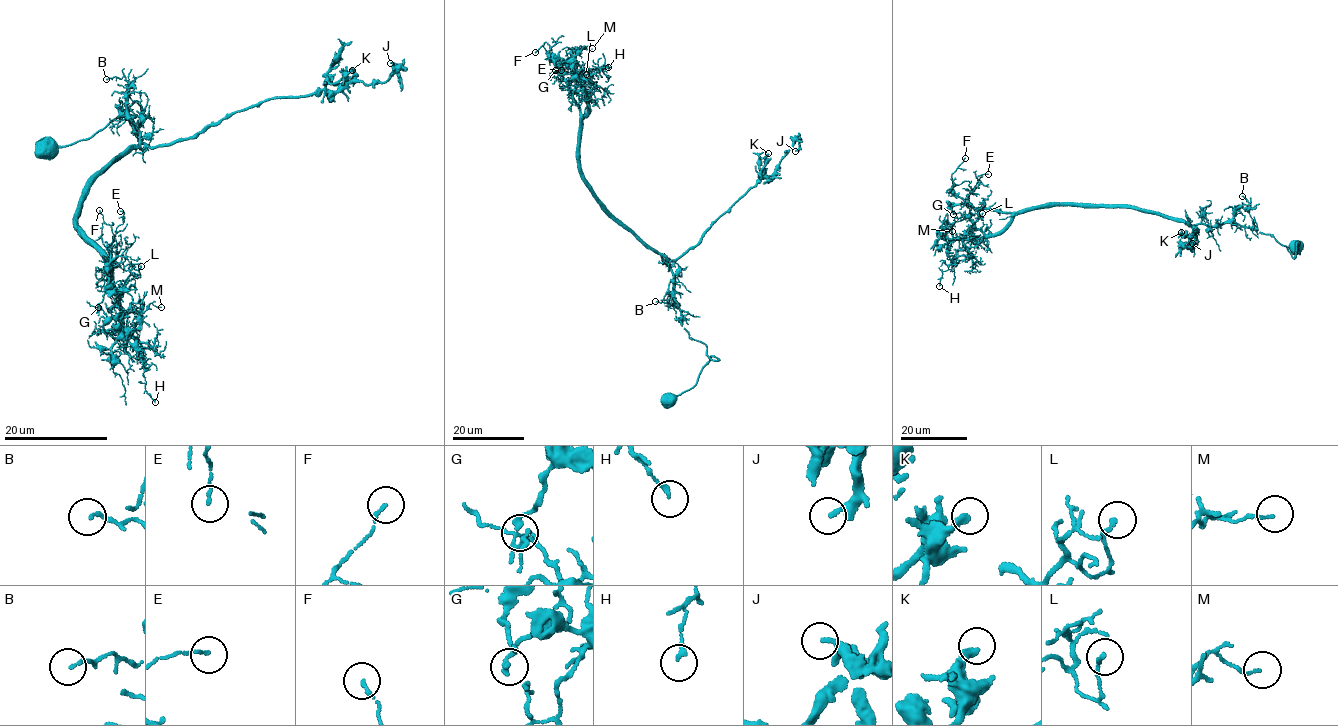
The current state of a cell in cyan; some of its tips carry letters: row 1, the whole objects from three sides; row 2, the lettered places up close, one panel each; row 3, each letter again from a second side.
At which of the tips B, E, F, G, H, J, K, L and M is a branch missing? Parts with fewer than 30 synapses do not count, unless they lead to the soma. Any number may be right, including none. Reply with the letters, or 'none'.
none

